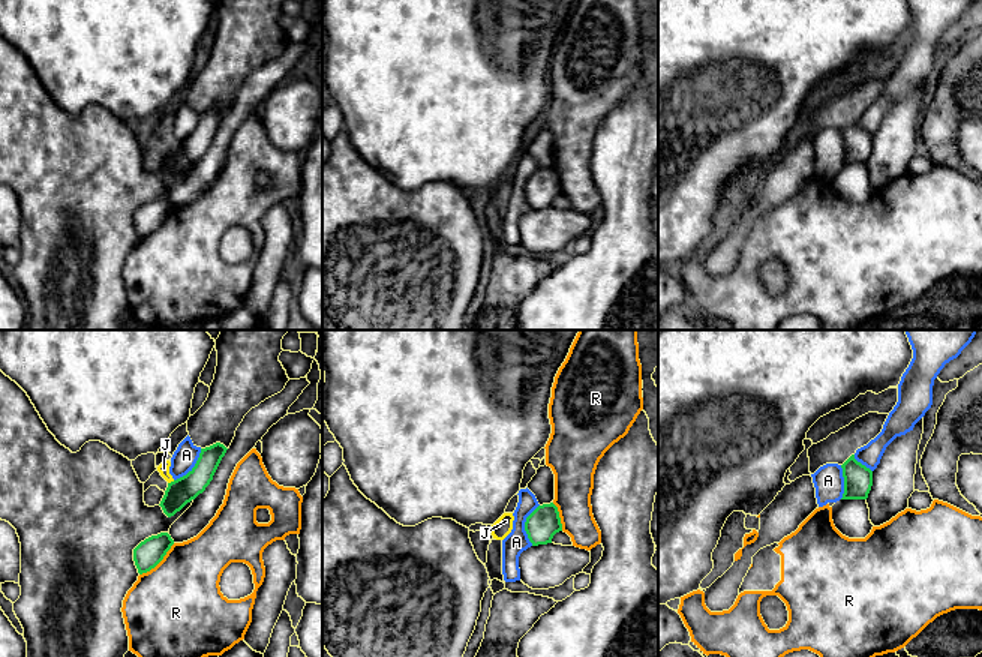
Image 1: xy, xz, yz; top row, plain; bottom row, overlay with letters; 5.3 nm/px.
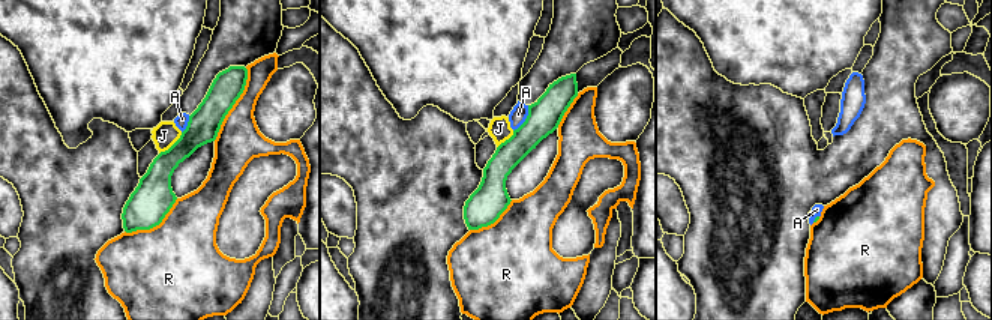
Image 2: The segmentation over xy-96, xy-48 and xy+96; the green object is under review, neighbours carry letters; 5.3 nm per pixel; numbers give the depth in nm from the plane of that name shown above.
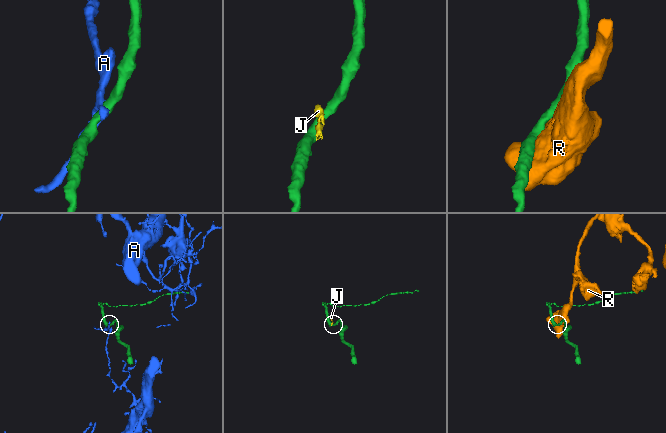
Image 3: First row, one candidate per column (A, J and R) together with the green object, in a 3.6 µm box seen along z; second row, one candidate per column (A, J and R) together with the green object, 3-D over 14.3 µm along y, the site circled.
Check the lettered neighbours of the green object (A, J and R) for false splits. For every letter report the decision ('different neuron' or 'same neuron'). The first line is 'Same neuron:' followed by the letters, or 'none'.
Same neuron: none
A: different neuron
J: different neuron
R: different neuron

